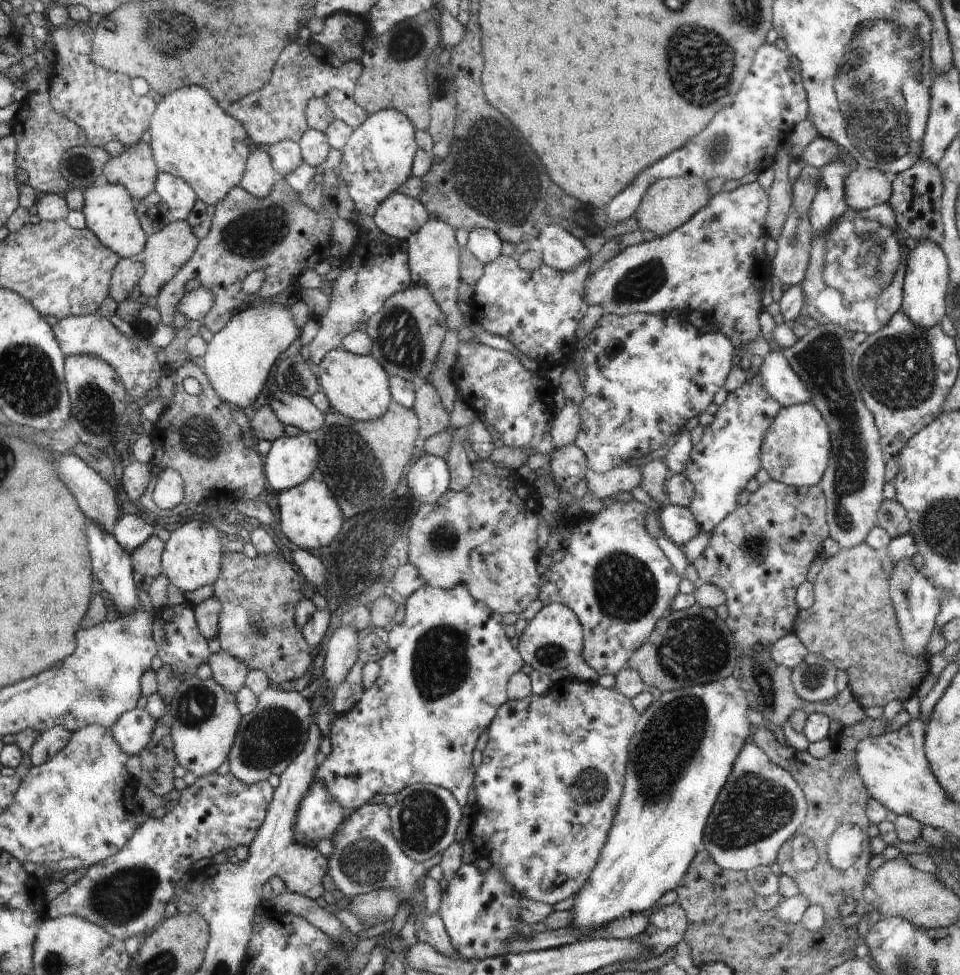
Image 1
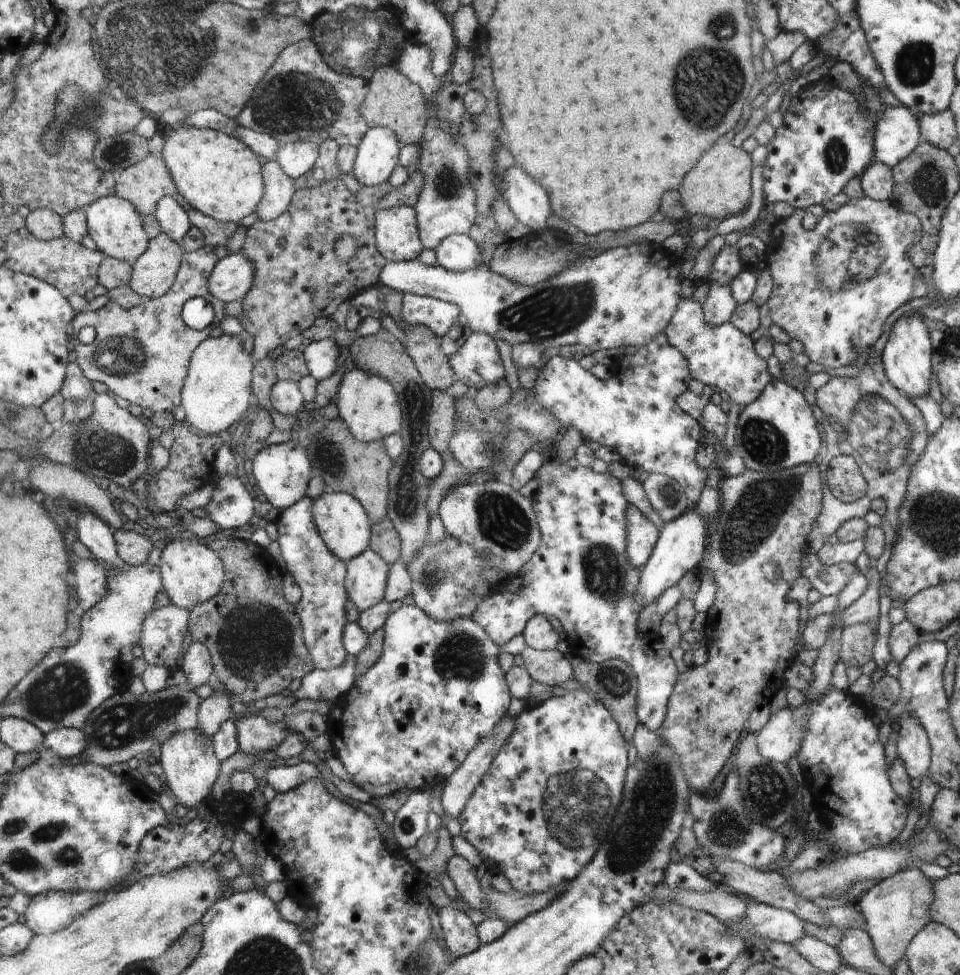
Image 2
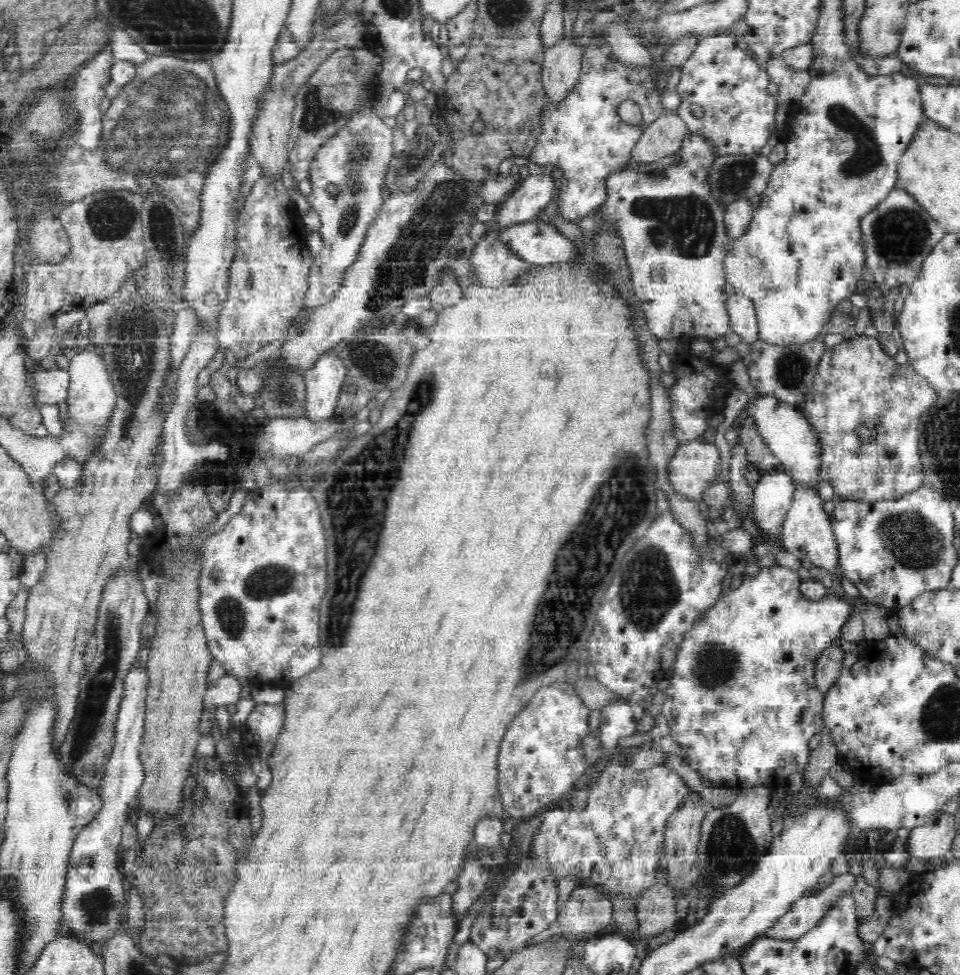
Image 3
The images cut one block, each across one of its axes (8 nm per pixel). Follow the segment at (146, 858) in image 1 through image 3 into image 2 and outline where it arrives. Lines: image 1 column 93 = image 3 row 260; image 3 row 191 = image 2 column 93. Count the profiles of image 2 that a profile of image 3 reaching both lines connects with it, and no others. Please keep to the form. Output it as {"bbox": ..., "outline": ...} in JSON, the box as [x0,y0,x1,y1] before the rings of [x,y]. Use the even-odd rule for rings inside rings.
{"bbox":[25,890,112,935],"outline":[[[88,890],[86,892],[50,892],[33,897],[27,911],[25,912],[26,924],[32,928],[36,935],[52,935],[68,928],[76,922],[84,912],[96,908],[106,896],[112,894],[112,890],[106,890],[108,894],[98,894]]]}

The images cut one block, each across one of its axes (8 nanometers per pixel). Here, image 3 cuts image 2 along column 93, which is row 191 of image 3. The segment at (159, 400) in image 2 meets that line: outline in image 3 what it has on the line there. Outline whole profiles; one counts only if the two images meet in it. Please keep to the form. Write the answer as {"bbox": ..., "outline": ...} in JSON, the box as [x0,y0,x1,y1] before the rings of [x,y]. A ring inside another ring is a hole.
{"bbox":[305,108,395,311],"outline":[[[372,108],[352,116],[350,124],[338,136],[316,152],[311,164],[312,190],[307,202],[319,215],[323,247],[312,263],[306,289],[305,307],[308,311],[332,300],[343,283],[348,267],[358,256],[366,229],[380,205],[381,186],[388,173],[388,164],[395,157],[392,151],[392,124],[377,117]],[[330,184],[340,187],[338,198],[328,194]]]}

